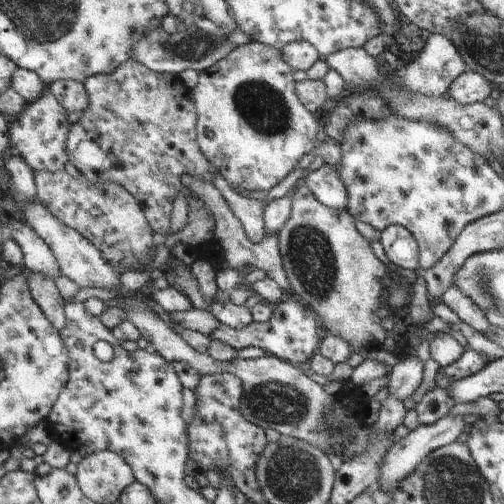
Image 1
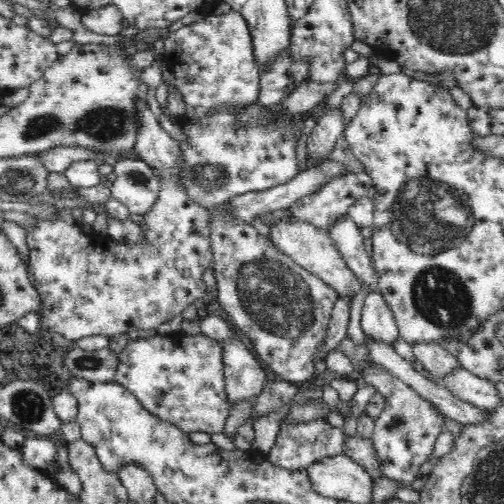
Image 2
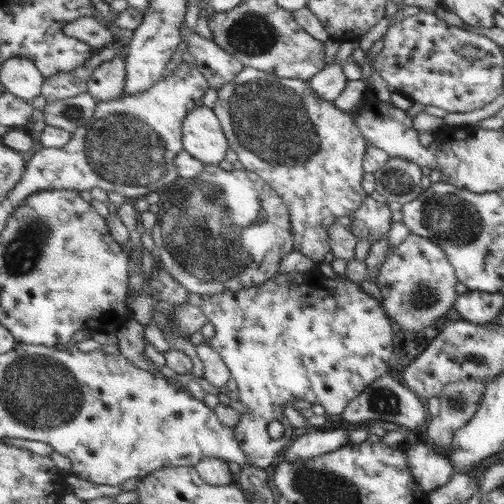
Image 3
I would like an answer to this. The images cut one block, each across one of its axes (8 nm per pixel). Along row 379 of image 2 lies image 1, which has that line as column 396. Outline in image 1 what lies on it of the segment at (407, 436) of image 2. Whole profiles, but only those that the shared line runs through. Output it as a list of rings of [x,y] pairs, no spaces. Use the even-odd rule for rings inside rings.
[[[405,356],[401,362],[391,370],[391,384],[389,384],[389,396],[395,400],[409,400],[409,396],[415,394],[415,390],[423,382],[423,360],[417,356]]]

